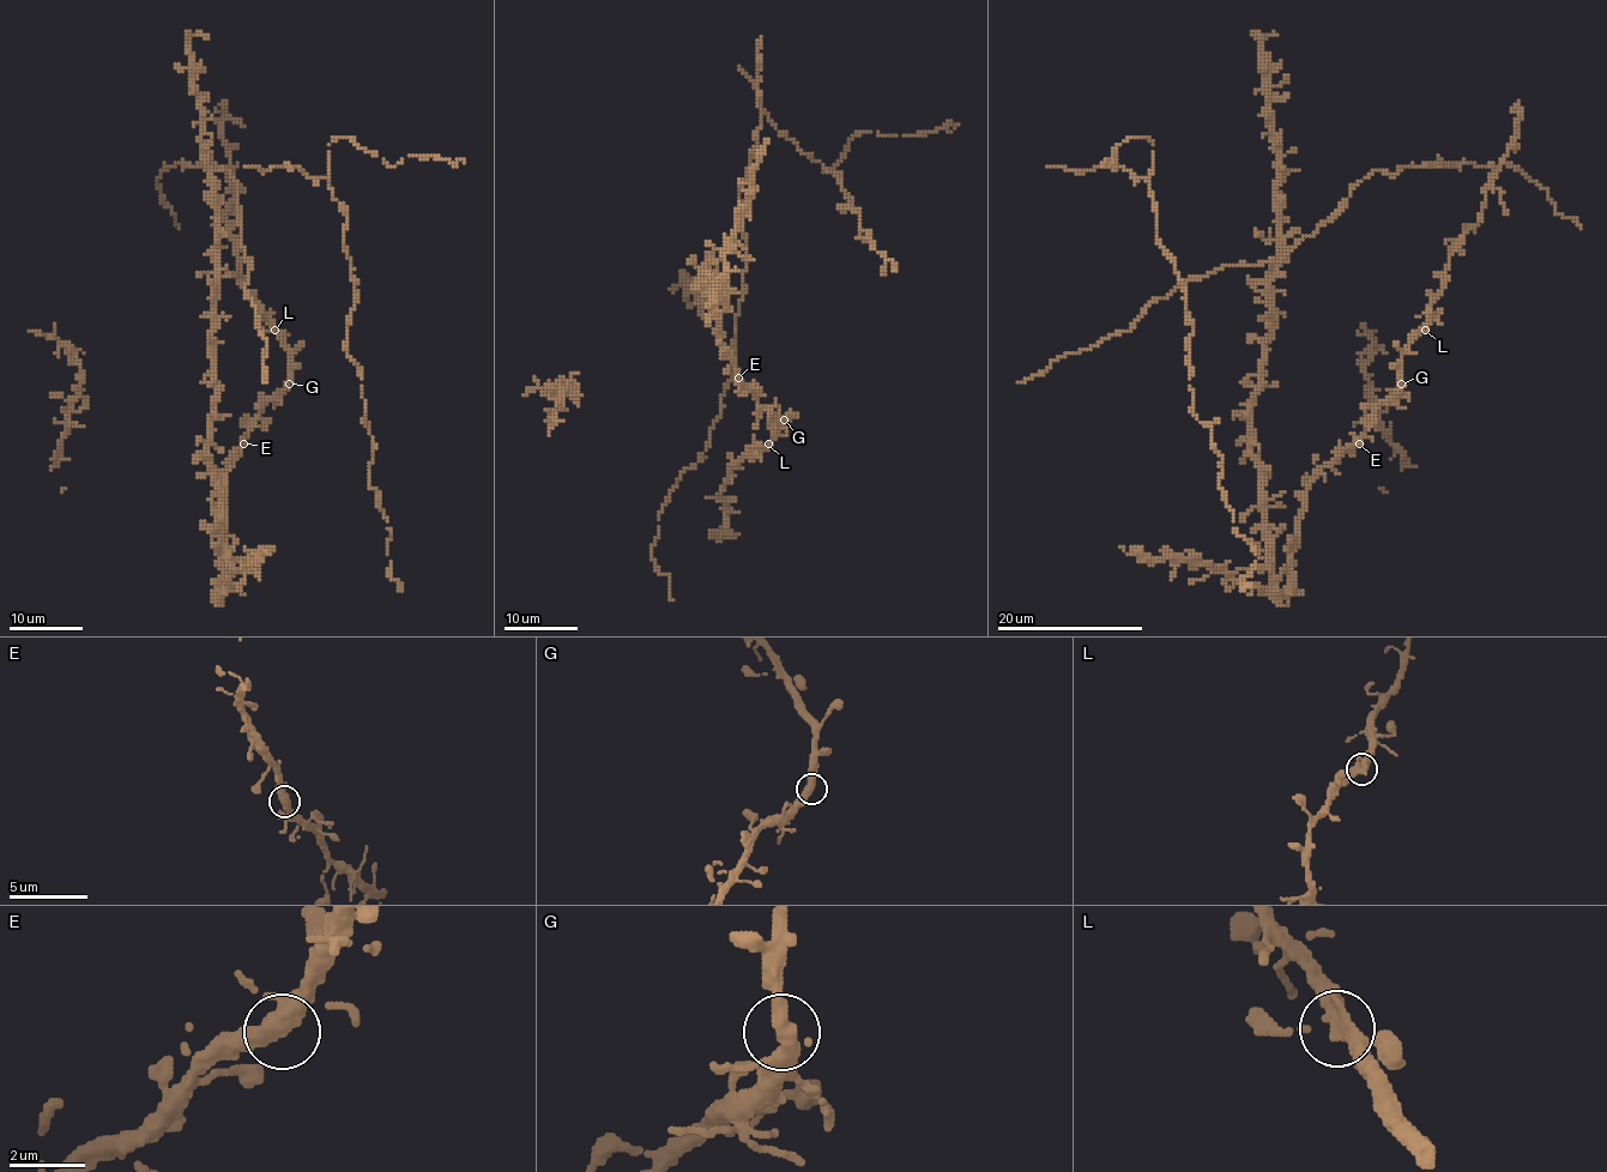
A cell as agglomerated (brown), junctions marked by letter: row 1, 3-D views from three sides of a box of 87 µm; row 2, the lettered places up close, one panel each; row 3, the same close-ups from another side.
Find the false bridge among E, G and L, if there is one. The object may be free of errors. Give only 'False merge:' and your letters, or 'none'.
False merge: none

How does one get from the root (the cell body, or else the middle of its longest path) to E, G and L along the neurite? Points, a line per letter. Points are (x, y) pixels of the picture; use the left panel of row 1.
E: (215, 385), (209, 464), (219, 495), (219, 541), (228, 562), (228, 584), (219, 590), (224, 472), (243, 443)
G: (215, 385), (209, 464), (219, 495), (225, 590), (219, 590), (224, 472), (259, 411), (289, 384)
L: (215, 385), (209, 464), (219, 495), (225, 590), (224, 472), (259, 411), (288, 381), (289, 352), (275, 330)

